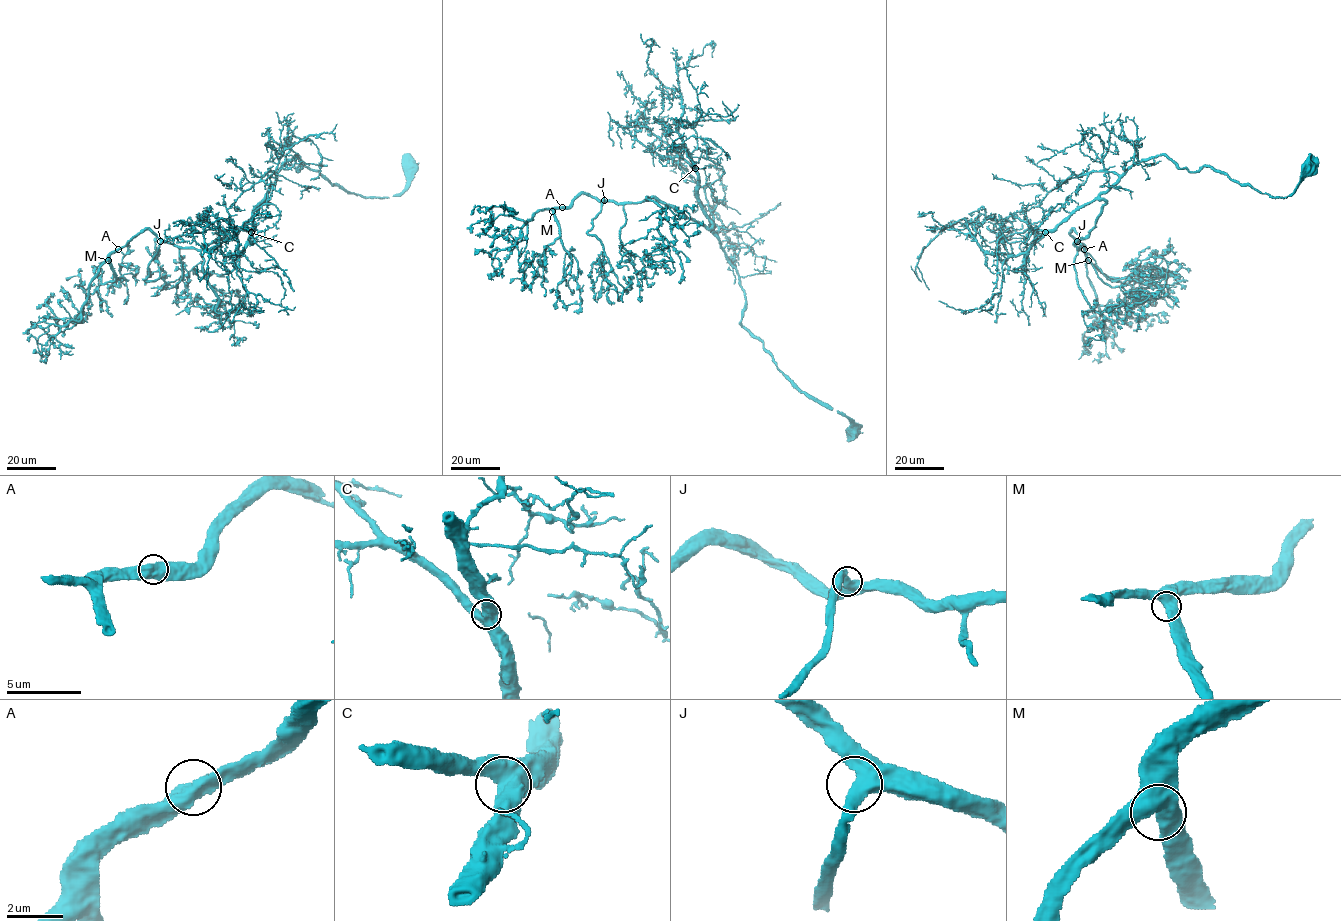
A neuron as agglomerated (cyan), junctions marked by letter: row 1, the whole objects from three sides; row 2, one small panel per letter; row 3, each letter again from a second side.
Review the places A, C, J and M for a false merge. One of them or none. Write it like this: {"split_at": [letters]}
{"split_at": []}

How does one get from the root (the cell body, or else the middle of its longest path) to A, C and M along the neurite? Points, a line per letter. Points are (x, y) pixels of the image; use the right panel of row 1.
A: (1304, 165), (1293, 192), (1272, 197), (1211, 167), (1143, 159), (1100, 195), (1078, 249), (1071, 231), (1084, 248)
C: (1304, 165), (1293, 192), (1272, 197), (1211, 167), (1190, 172), (1153, 156), (1045, 232)
M: (1304, 165), (1293, 192), (1272, 197), (1211, 167), (1143, 159), (1100, 195), (1078, 249), (1071, 231), (1088, 260)

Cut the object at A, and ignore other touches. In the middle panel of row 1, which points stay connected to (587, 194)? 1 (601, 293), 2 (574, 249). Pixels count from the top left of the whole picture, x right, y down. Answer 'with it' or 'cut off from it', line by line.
1: with it
2: cut off from it

